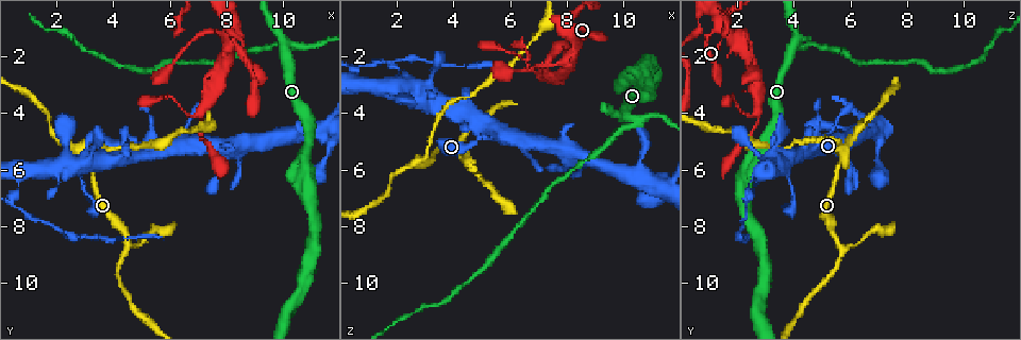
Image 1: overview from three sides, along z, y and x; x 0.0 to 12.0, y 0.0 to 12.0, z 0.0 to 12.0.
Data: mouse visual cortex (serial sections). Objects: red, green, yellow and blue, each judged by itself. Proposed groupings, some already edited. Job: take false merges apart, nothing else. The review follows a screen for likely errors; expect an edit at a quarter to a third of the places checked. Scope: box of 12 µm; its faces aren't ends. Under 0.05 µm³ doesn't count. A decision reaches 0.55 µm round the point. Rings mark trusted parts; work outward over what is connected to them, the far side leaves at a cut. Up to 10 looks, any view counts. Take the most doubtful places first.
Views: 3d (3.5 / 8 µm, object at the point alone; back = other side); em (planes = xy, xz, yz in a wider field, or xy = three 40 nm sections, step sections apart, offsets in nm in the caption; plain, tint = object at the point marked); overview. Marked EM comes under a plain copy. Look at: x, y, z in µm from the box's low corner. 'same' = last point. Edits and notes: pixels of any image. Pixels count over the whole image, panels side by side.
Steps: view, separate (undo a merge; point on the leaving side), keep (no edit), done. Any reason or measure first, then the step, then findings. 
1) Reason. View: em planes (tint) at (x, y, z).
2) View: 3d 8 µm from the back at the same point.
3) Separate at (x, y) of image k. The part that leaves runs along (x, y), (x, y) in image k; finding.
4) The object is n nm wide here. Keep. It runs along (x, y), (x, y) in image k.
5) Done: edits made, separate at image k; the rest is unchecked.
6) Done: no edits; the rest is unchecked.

Four or more arms meet. View: 3d 3.5 µm at (10.2, 1.6, 4.1).

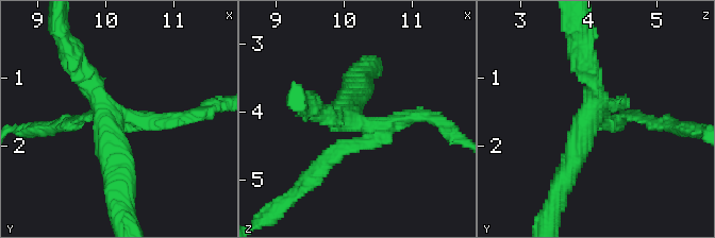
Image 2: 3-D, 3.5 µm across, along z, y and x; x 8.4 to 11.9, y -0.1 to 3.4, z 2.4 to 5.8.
4 arms meet here; the arms are 200, 200, 250, 350 nm wide; now the EM. View: em xy step 2 (tint) at (10.10, 1.70, 4.00).

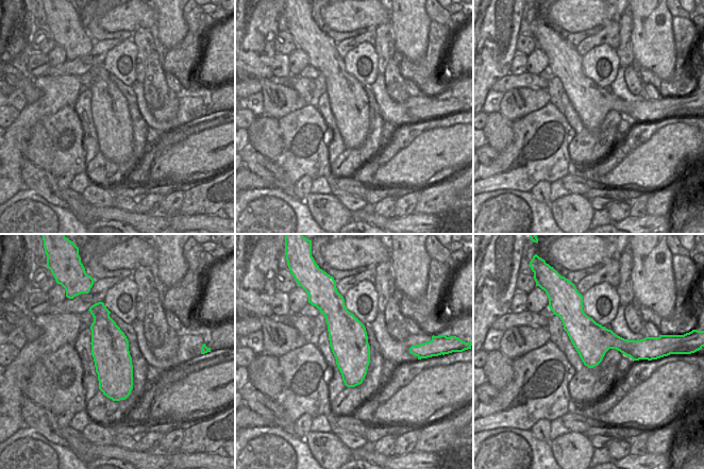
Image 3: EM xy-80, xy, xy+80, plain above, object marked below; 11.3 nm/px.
Keep. It runs along (560, 188), (589, 122), (626, 116) in image 2; continuous, no second cell.

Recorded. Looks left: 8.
Three-way junction. View: 3d 8 µm from the back at (3.0, 5.6, 5.8).

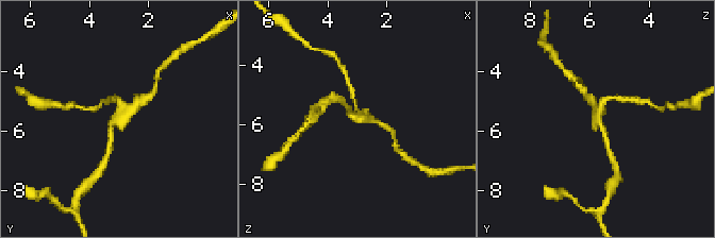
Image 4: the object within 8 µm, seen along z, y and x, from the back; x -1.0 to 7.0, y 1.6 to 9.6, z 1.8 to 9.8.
View: 3d 3.5 µm at (3.1, 5.6, 5.7).

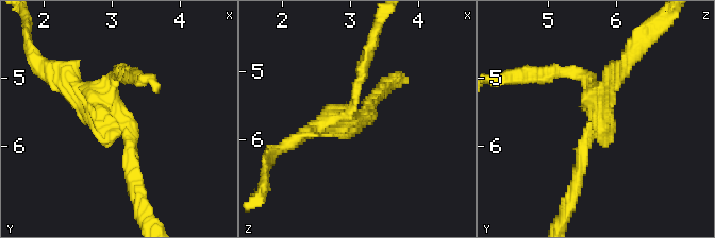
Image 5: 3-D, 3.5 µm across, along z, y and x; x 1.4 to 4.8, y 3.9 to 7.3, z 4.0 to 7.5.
Now the EM. View: em xy step 1 (tint) at (3.05, 5.55, 5.75).

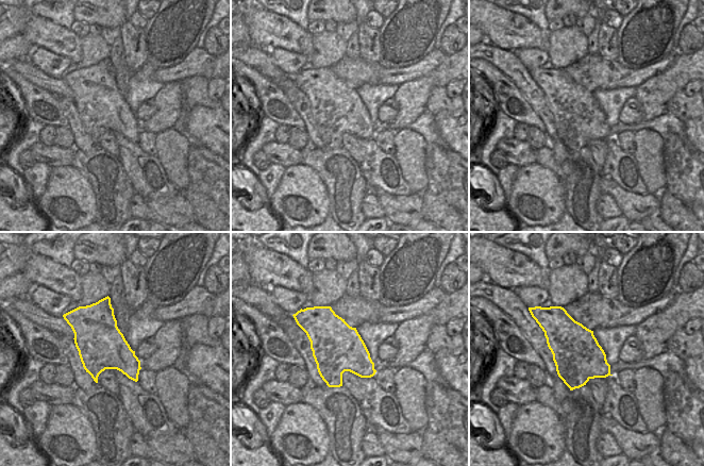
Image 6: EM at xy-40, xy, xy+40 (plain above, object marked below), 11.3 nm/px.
The arms are 150, 200, 200 nm wide. Keep. All the same cell.

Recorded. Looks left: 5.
Thin arm on a thick one. View: 3d 3.5 µm at (7.1, 3.9, 2.8).

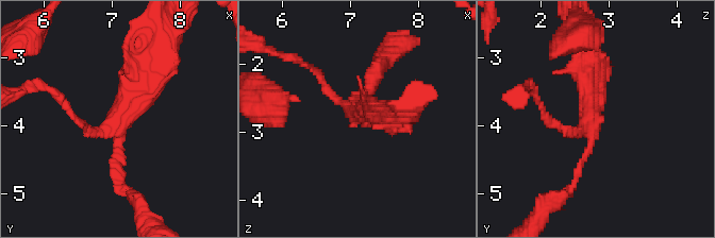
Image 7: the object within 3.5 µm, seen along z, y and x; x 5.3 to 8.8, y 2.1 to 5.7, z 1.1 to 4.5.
3 arms meet here; the arms are 150, 150, 450 nm wide. View: em xy step 2 (tint) at (7.05, 3.90, 2.75).

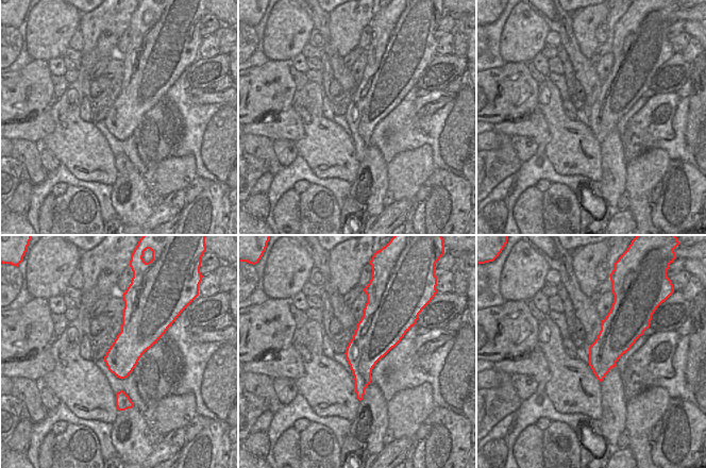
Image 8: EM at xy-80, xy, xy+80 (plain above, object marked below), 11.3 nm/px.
Keep. It runs along (156, 61), (117, 119), (120, 185) in image 7; all the same cell.

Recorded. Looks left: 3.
Small branch off a trunk. View: 3d 3.5 µm at (11.4, 4.6, 6.6).

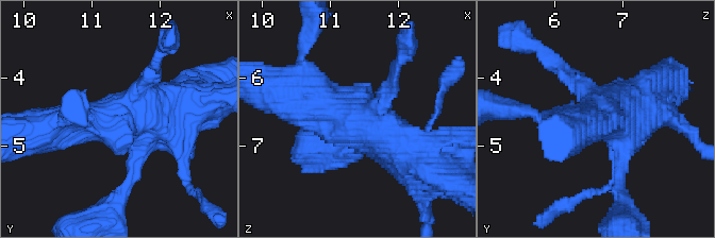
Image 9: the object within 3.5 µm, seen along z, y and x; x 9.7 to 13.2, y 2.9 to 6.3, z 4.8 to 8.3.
4 arms meet here; the arms are 150, 200, 500, 600 nm wide. View: em xy step 3 (tint) at (11.35, 4.60, 6.60).

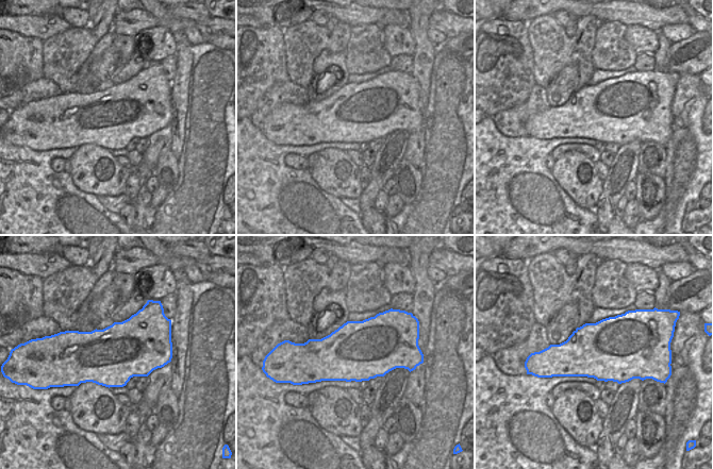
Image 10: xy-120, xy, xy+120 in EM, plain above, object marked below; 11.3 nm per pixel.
Keep. It runs along (288, 98), (347, 115), (373, 145) in image 9; all the same cell.

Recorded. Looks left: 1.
Done: no edits; the rest is unchecked.

